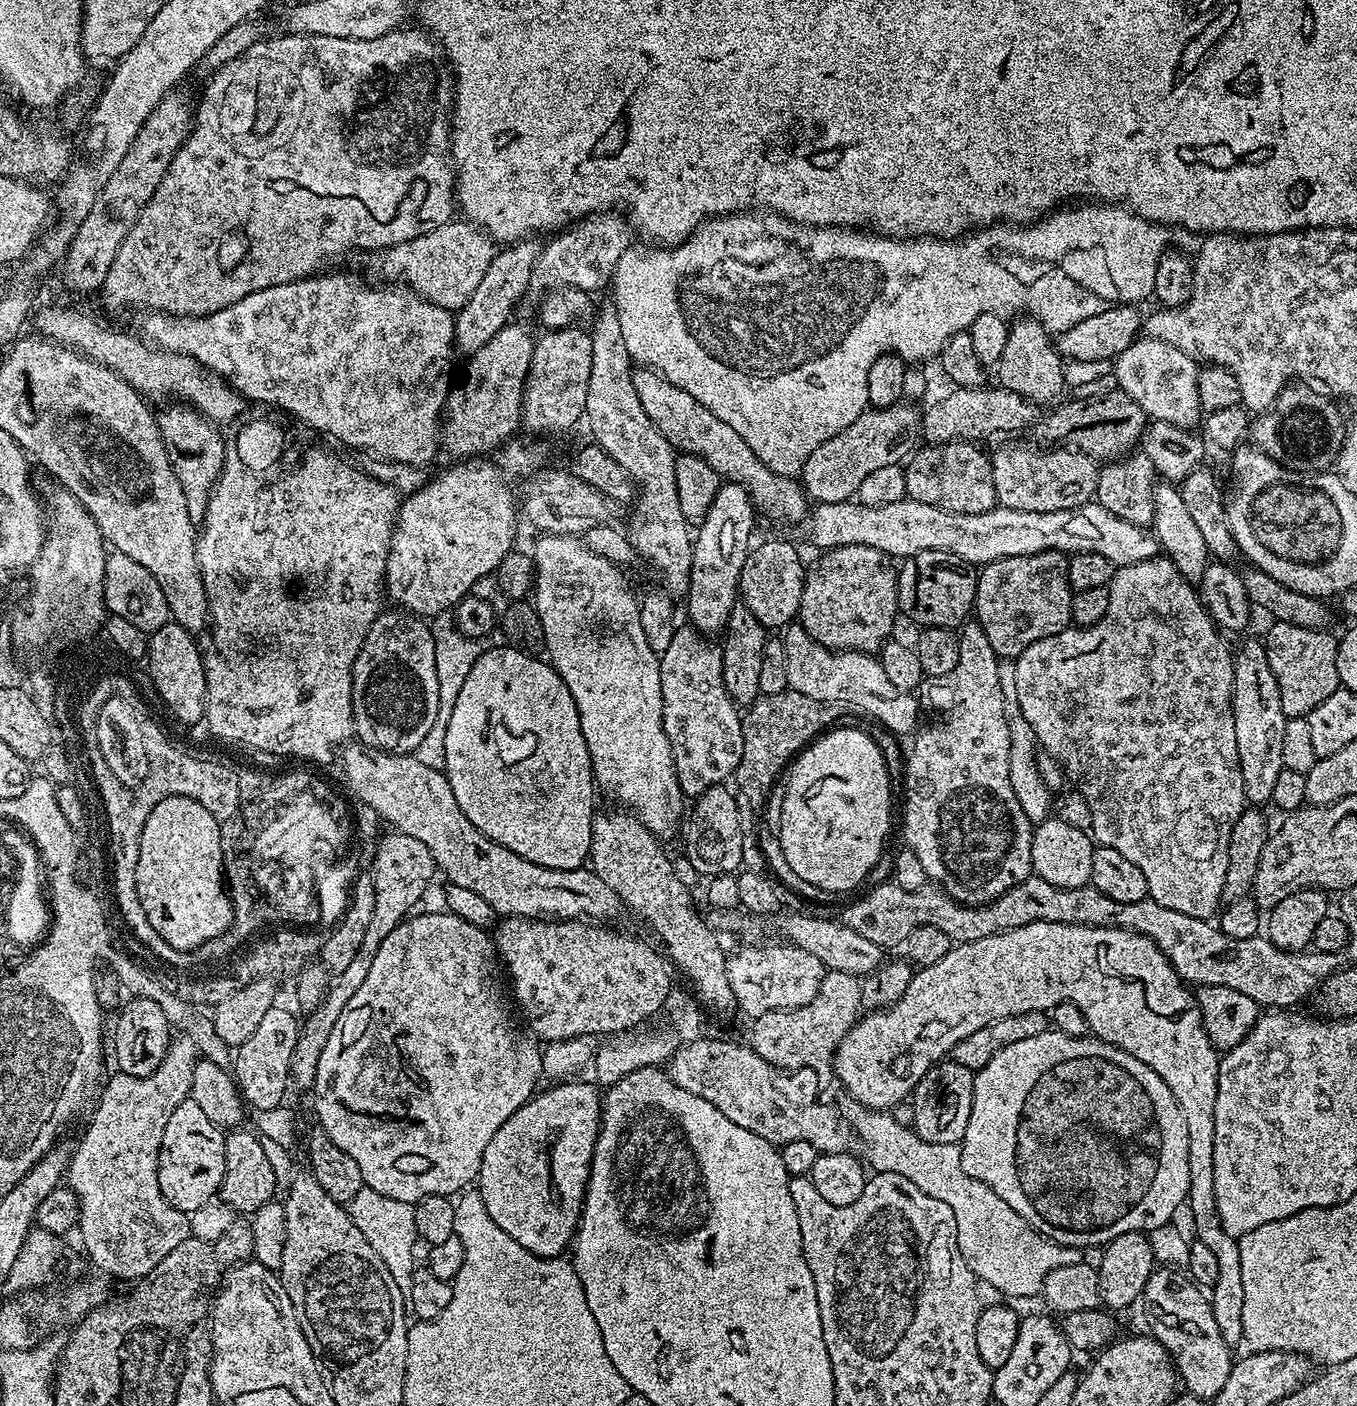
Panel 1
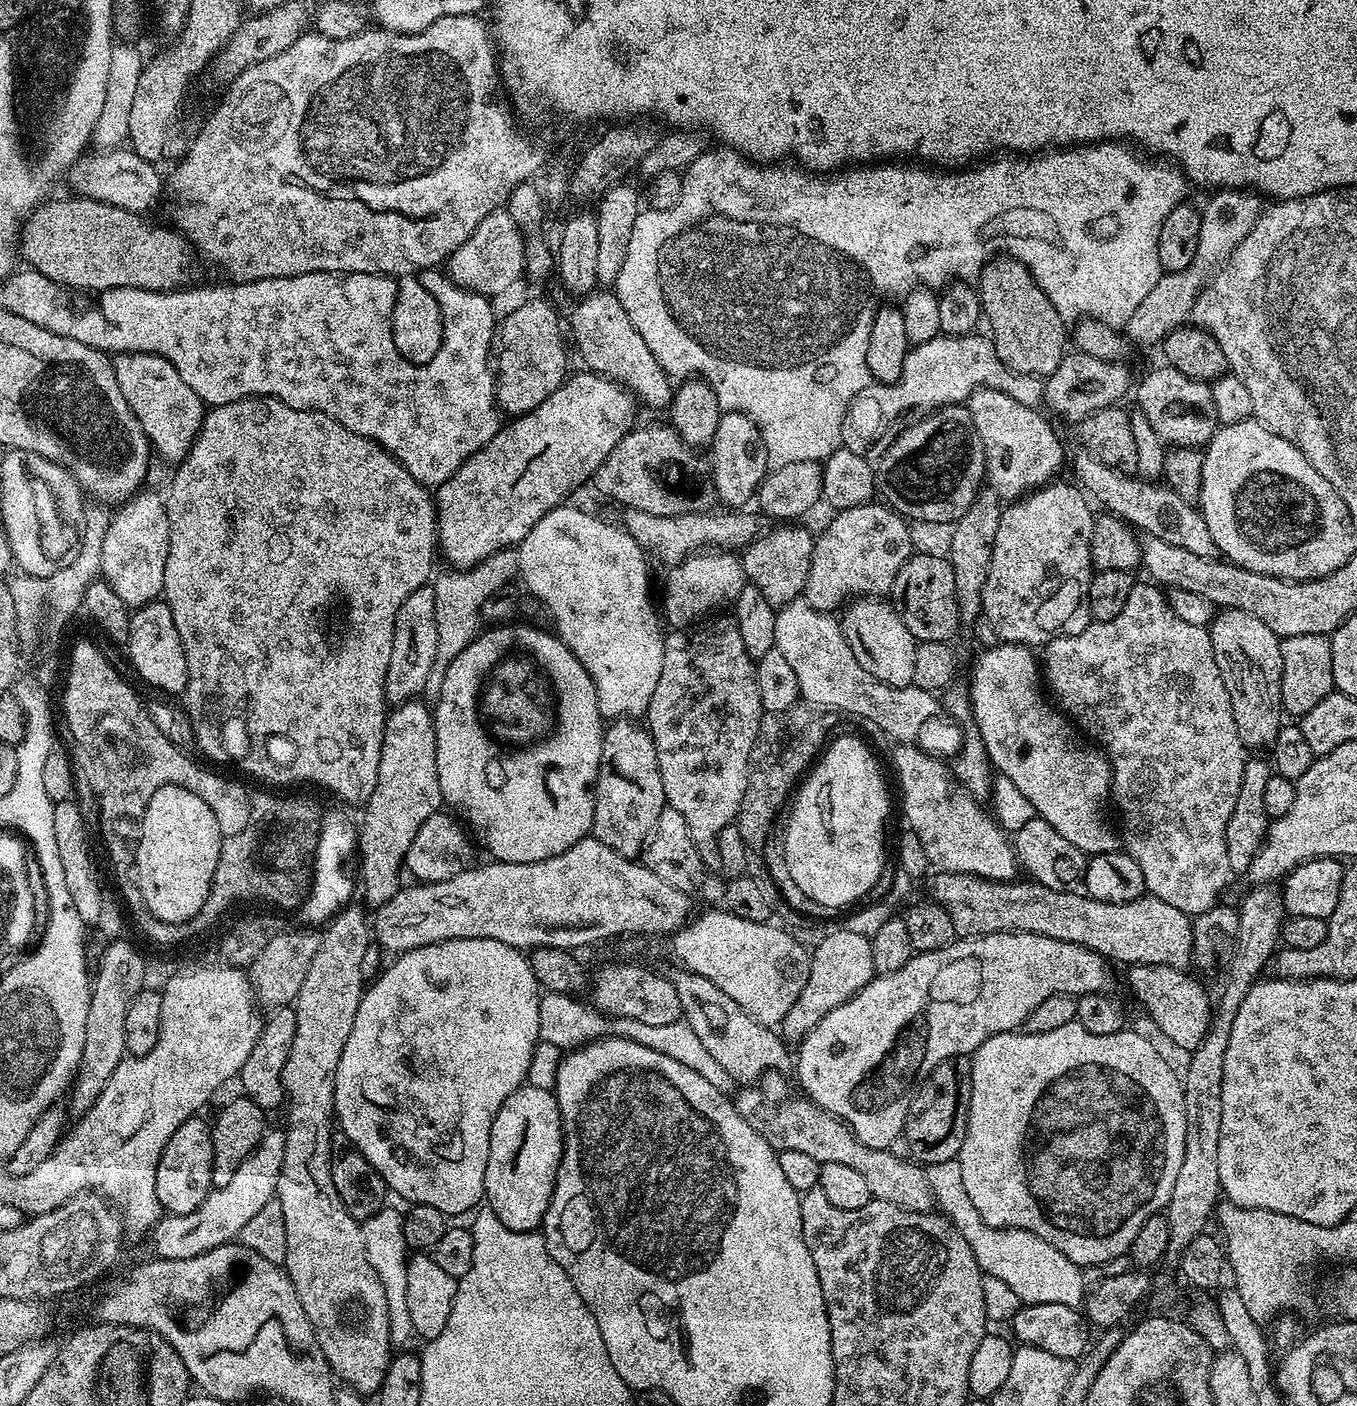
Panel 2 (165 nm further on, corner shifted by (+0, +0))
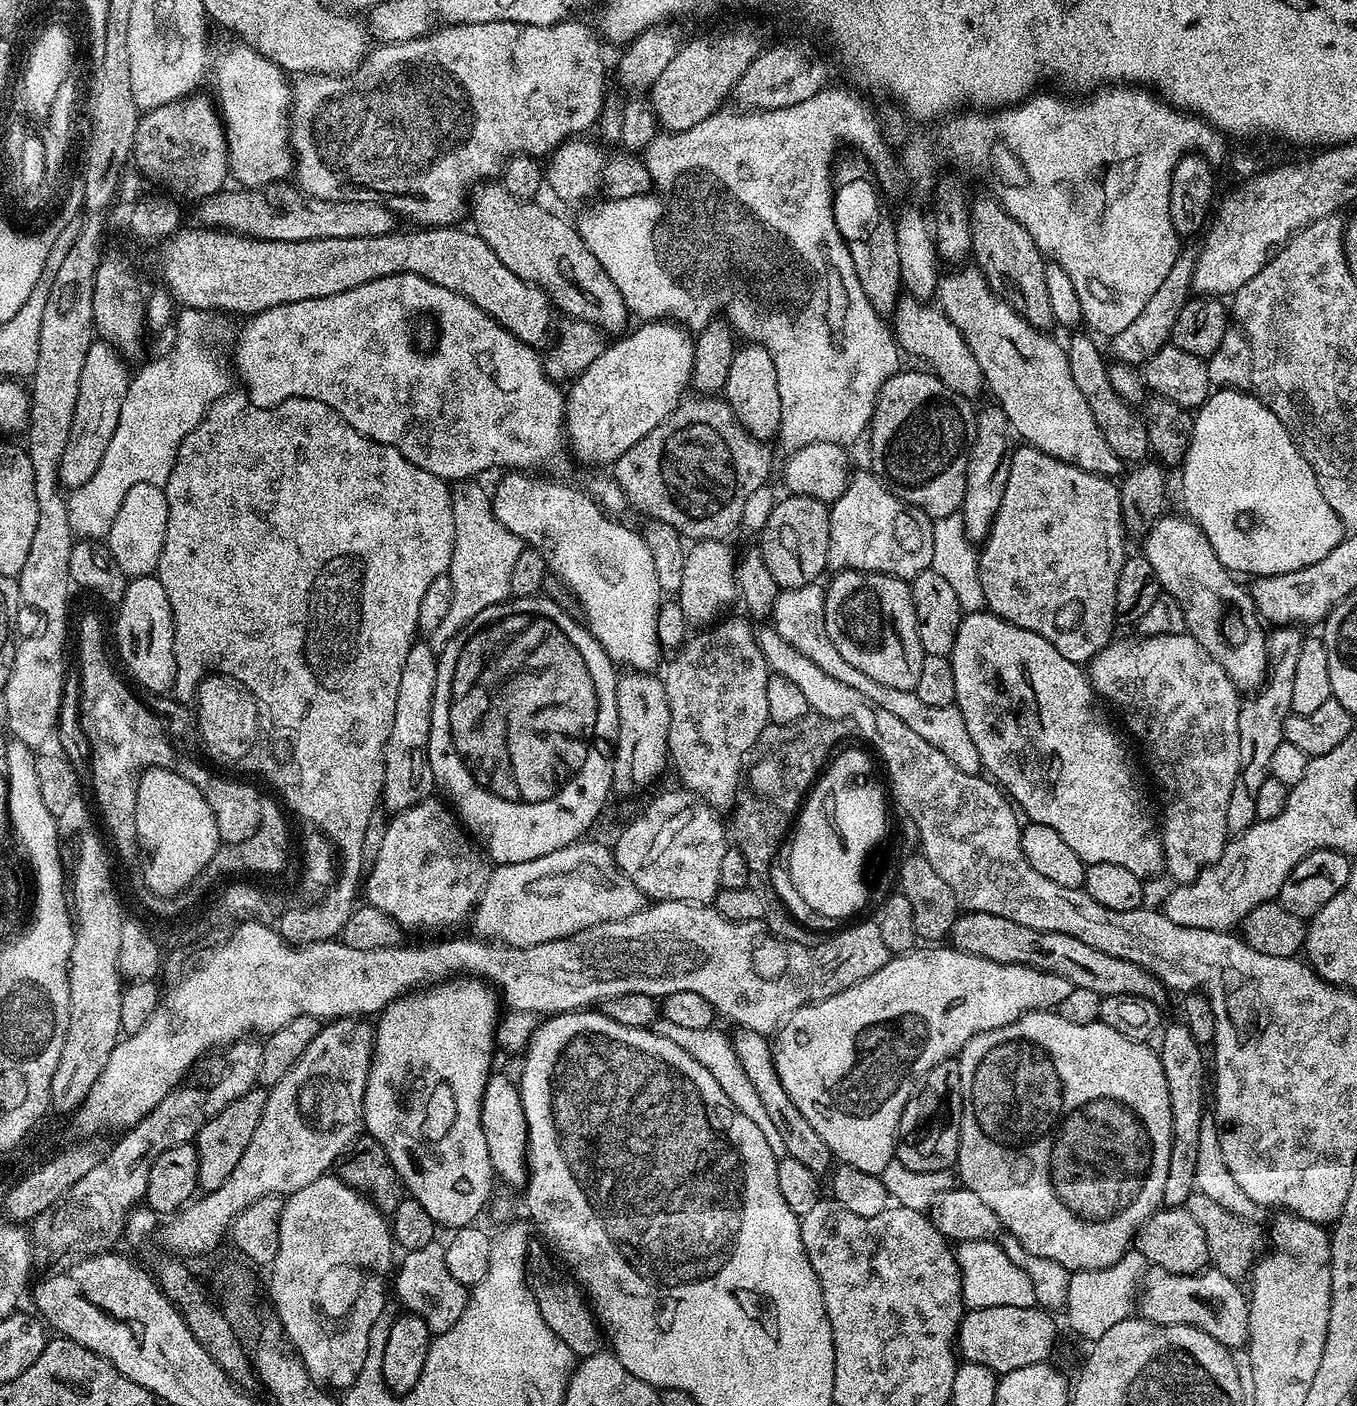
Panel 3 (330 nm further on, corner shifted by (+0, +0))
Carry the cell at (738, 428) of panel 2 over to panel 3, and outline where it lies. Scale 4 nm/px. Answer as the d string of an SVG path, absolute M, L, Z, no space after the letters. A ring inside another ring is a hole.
M751 342L737 347L734 362L730 362L730 375L722 393L732 407L732 412L744 429L757 440L767 441L780 430L780 399L778 398L778 374L774 370L774 358L760 344Z

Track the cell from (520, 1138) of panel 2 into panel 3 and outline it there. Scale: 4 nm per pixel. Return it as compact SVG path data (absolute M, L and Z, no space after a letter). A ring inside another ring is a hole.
M501 1074L489 1076L482 1094L480 1125L486 1136L486 1150L490 1150L493 1173L504 1184L523 1189L528 1183L528 1127L520 1102L520 1089Z

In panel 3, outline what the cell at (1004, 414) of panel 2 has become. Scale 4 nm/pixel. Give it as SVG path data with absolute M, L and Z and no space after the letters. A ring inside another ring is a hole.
M905 295L896 304L896 311L890 317L890 328L894 333L894 339L905 353L917 356L920 360L928 360L927 367L933 376L938 377L946 386L953 388L966 399L975 401L976 395L985 391L986 385L982 366L970 354L970 346L966 338L950 322L950 318L939 307L928 302L915 300L913 296ZM932 307L932 308L931 308Z

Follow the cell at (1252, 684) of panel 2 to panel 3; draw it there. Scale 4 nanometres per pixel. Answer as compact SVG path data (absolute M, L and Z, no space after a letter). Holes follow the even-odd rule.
M1165 514L1152 523L1142 540L1142 555L1154 566L1161 589L1182 606L1187 635L1194 637L1215 658L1241 693L1251 693L1264 683L1268 674L1265 625L1254 606L1251 591L1245 585L1243 588L1236 581L1239 579L1218 562L1218 554L1214 554L1214 546L1210 546L1202 529L1191 518L1180 516Z

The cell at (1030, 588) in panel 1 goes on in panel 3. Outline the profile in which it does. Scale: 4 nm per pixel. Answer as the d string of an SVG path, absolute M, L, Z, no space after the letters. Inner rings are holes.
M1020 446L1020 449L1015 449L1012 452L1010 478L1006 478L1006 494L1002 494L1002 506L998 506L998 514L994 518L988 539L983 541L978 552L980 562L978 578L982 582L982 594L987 611L1014 626L1022 626L1026 630L1034 630L1034 634L1042 634L1042 638L1046 638L1046 642L1050 642L1056 647L1058 654L1062 654L1062 658L1070 658L1070 662L1081 666L1087 665L1114 639L1112 627L1117 627L1118 624L1116 619L1116 587L1118 586L1118 574L1122 574L1122 566L1126 559L1124 536L1126 537L1126 529L1122 514L1122 502L1120 501L1120 489L1115 479L1092 474L1082 470L1077 464L1062 462L1038 448Z

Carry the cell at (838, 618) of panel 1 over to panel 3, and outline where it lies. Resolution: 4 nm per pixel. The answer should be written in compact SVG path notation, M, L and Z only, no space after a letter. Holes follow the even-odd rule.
M865 470L851 477L844 493L831 501L830 538L828 539L828 568L832 570L851 570L853 572L877 572L896 576L899 580L911 581L918 574L929 571L934 558L934 530L932 517L922 510L902 502L886 485L876 477L876 473Z

